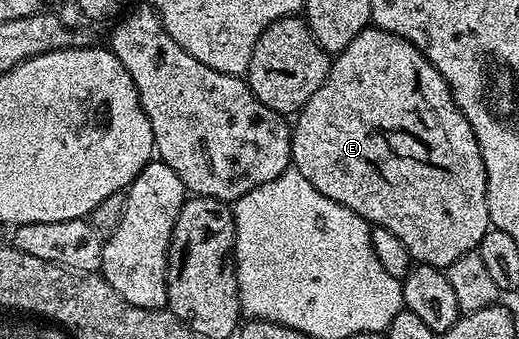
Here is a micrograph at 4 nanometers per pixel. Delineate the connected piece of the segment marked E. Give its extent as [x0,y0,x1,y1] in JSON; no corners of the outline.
[290,25,491,269]

